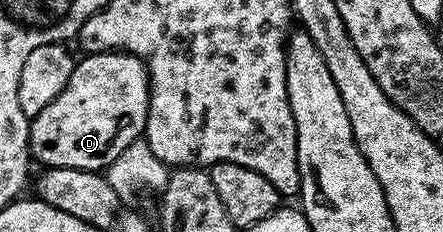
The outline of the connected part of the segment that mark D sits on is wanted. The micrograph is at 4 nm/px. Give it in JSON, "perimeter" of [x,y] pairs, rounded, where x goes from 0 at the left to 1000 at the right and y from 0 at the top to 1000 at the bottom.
{"perimeter":[[[278,220],[183,250],[131,427],[95,461],[63,543],[70,672],[111,728],[242,733],[293,616],[318,603],[334,526],[334,289],[316,250]]]}

